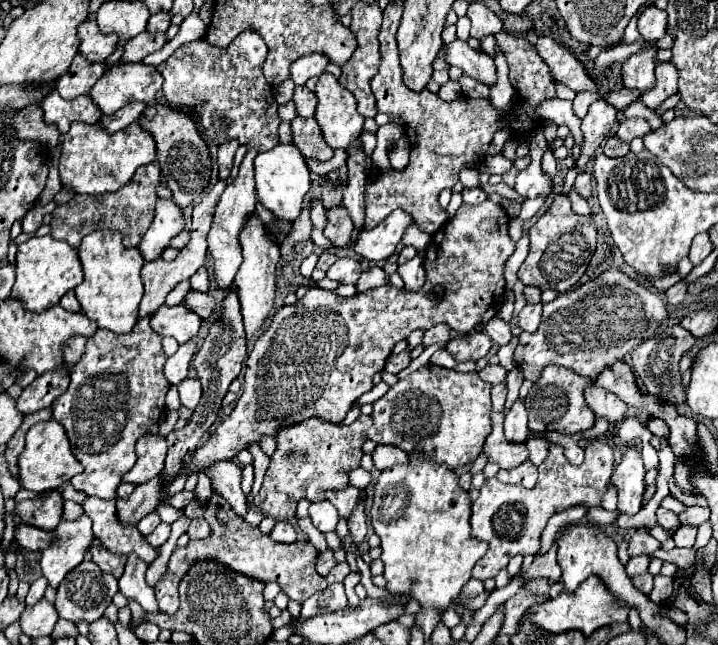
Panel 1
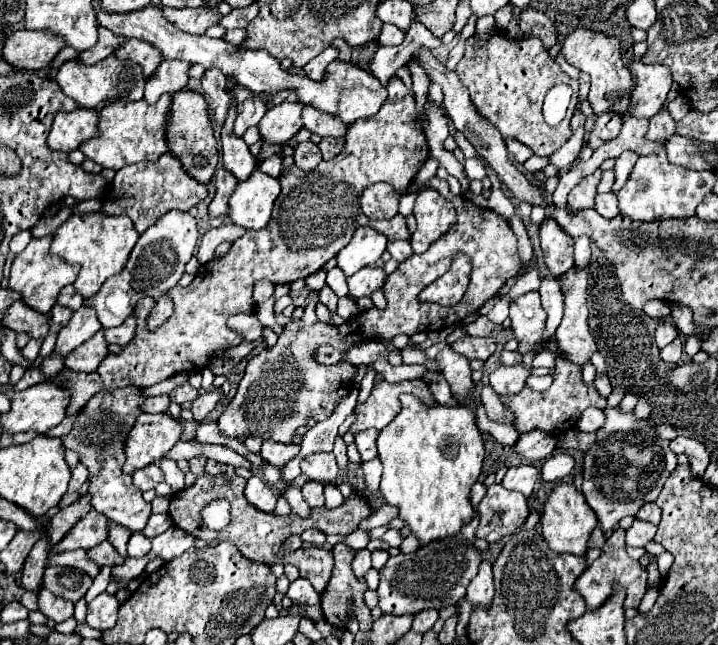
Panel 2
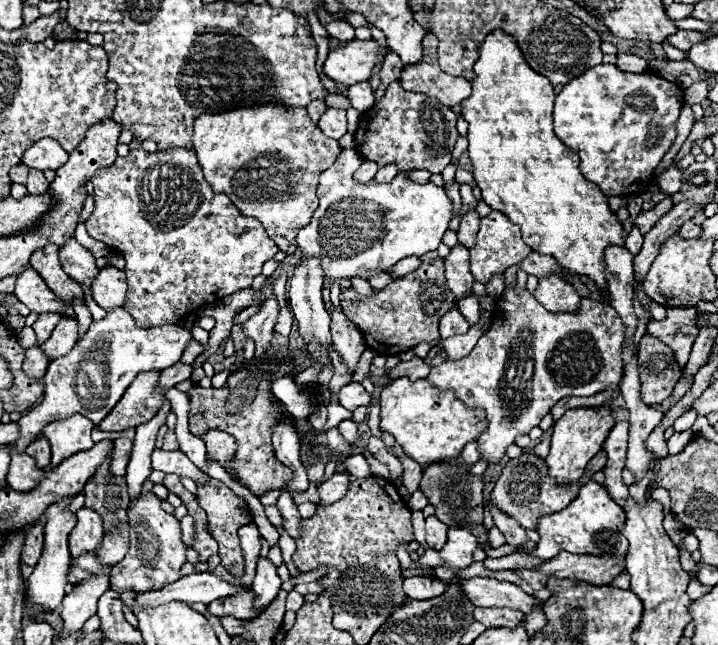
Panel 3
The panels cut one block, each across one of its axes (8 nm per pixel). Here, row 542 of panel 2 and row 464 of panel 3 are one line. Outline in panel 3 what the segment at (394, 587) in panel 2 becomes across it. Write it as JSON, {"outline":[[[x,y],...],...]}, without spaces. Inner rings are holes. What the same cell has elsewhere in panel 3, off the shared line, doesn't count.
{"outline":[[[450,460],[446,464],[430,464],[430,468],[422,470],[422,480],[418,486],[424,496],[428,498],[428,504],[434,506],[434,514],[438,520],[442,520],[448,528],[456,528],[466,524],[472,528],[472,532],[478,538],[478,544],[482,550],[490,548],[490,542],[486,542],[486,528],[482,524],[482,514],[484,514],[484,502],[482,502],[482,476],[476,476],[470,472],[470,466],[458,460]]]}

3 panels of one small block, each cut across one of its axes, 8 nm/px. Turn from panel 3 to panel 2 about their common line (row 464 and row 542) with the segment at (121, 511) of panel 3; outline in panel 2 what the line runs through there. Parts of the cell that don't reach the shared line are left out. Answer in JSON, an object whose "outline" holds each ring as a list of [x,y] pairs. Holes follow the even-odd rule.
{"outline":[[[104,540],[98,546],[90,548],[88,556],[90,556],[90,560],[94,560],[100,566],[118,566],[118,564],[124,564],[124,558],[114,550],[114,546],[108,540]]]}

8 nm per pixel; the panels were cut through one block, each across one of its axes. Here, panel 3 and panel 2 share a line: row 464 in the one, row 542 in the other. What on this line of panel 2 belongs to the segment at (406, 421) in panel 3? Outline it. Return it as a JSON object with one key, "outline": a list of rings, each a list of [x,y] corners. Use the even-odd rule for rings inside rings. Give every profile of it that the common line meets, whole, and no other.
{"outline":[[[402,394],[400,406],[400,414],[386,428],[382,428],[378,436],[378,458],[384,464],[380,492],[390,506],[400,510],[400,518],[410,526],[422,544],[452,538],[474,514],[470,504],[470,488],[478,480],[484,462],[484,440],[476,428],[476,416],[466,404],[426,406],[412,394]]]}

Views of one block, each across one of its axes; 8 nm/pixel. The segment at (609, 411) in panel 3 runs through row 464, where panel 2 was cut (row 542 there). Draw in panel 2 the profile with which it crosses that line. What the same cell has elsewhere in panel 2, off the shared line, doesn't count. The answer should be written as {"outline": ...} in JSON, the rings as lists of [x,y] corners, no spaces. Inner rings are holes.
{"outline":[[[562,482],[562,484],[554,486],[554,490],[550,492],[550,496],[544,504],[544,512],[542,512],[542,520],[540,520],[542,536],[554,552],[560,552],[560,554],[568,552],[568,554],[576,554],[576,556],[586,554],[586,542],[590,538],[590,532],[596,526],[598,526],[598,520],[594,516],[594,510],[586,504],[582,492],[574,484]]]}

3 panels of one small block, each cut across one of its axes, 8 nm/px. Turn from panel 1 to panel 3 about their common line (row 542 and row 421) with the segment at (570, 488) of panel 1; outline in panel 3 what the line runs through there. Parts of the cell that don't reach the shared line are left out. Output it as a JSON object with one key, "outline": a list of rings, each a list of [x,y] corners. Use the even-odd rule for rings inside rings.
{"outline":[[[514,282],[514,284],[506,286],[504,292],[498,296],[496,308],[494,308],[494,322],[492,322],[490,330],[480,336],[480,340],[478,340],[478,344],[474,346],[474,350],[472,350],[468,356],[460,358],[460,360],[446,360],[446,362],[434,366],[432,372],[430,372],[430,376],[428,376],[428,380],[430,380],[430,384],[434,384],[436,388],[442,388],[442,390],[444,390],[444,388],[450,388],[450,390],[454,390],[456,396],[458,396],[460,400],[464,400],[466,404],[486,410],[488,428],[478,436],[478,448],[480,448],[482,456],[488,458],[490,464],[494,464],[494,462],[498,462],[498,460],[506,454],[506,448],[508,448],[510,444],[514,444],[516,434],[520,434],[520,432],[528,434],[530,428],[538,426],[540,420],[550,412],[550,408],[552,408],[558,400],[562,400],[562,398],[566,398],[566,396],[594,396],[594,394],[598,394],[598,392],[616,388],[616,386],[620,384],[620,380],[622,380],[622,356],[620,356],[620,354],[622,354],[622,340],[624,340],[624,324],[622,324],[620,316],[616,314],[616,310],[610,308],[608,304],[582,298],[582,302],[580,302],[580,306],[578,306],[576,312],[550,312],[550,310],[546,310],[542,304],[538,304],[538,302],[534,300],[534,296],[532,296],[526,288],[522,288],[522,292],[518,292],[518,284]]]}

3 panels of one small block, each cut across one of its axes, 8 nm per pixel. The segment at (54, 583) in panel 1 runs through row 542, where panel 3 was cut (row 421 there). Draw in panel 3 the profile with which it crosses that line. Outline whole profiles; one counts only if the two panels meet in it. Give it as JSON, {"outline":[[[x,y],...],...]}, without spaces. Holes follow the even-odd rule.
{"outline":[[[72,414],[70,418],[62,418],[62,420],[54,420],[46,424],[42,434],[50,438],[50,446],[52,446],[50,464],[58,466],[62,460],[70,458],[72,454],[80,450],[90,450],[94,446],[90,438],[92,428],[94,424],[80,414]]]}

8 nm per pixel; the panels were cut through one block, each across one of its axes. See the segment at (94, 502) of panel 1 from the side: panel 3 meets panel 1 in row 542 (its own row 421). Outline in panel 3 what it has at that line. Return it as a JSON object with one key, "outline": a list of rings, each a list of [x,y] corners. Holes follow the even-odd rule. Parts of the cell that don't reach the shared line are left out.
{"outline":[[[140,372],[136,380],[126,388],[120,402],[112,408],[112,412],[100,422],[100,430],[104,432],[122,432],[128,428],[136,428],[152,416],[164,404],[164,394],[158,386],[160,372]]]}

